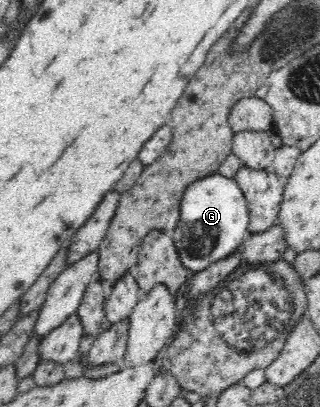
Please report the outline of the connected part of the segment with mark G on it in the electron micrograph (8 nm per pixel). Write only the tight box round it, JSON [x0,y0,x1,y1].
[171,172,249,273]

